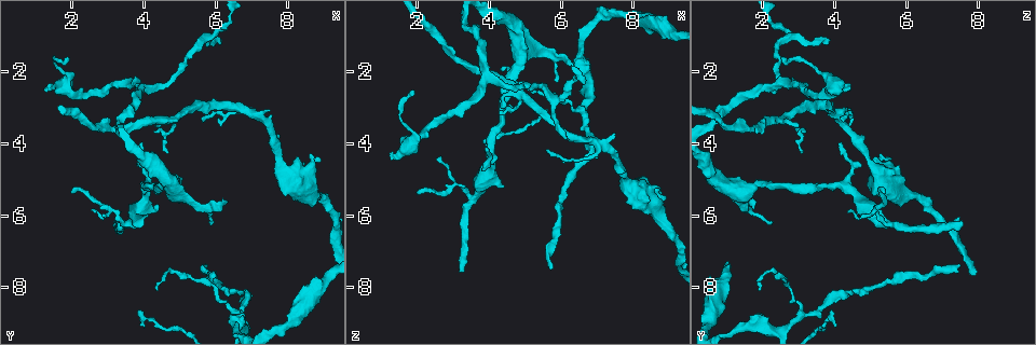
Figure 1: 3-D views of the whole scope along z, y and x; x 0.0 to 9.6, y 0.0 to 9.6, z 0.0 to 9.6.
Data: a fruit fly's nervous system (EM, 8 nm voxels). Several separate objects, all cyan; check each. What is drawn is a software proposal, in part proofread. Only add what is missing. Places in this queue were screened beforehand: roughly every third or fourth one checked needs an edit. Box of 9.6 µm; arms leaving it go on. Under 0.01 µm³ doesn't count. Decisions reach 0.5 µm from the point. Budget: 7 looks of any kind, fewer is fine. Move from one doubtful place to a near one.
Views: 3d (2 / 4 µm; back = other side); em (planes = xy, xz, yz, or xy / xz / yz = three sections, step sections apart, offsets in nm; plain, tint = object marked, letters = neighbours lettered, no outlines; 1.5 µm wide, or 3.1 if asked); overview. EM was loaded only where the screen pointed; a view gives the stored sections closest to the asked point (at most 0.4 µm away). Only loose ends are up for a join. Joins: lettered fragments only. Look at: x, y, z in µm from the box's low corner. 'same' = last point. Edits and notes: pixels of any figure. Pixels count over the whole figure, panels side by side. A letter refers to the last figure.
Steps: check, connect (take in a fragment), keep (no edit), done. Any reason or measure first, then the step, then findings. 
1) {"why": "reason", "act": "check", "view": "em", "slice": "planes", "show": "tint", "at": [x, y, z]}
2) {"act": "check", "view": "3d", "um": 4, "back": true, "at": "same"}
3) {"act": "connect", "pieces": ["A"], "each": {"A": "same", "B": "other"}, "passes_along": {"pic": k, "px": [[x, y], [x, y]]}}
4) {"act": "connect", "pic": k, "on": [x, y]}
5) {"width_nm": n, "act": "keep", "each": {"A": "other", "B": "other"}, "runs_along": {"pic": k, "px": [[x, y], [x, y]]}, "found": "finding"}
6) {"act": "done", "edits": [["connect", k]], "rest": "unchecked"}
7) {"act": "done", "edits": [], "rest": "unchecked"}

{"why": "free end", "act": "check", "view": "3d", "um": 4, "at": [3.20, 6.20, 7.55]}

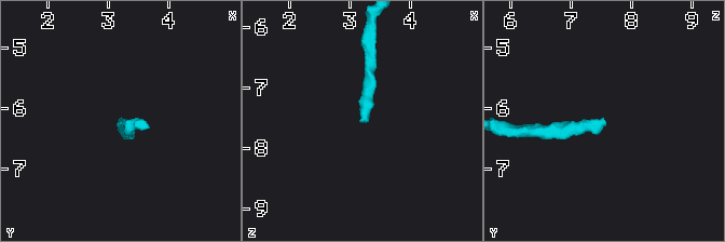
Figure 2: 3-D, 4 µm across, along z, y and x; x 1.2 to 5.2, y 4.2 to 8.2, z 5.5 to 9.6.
{"why": "now the EM", "act": "check", "view": "em", "slice": "planes", "show": "letters", "at": [3.20, 6.15, 7.55]}

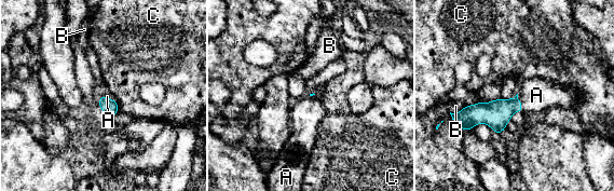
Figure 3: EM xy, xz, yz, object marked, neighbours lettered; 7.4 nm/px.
{"act": "connect", "pieces": ["A"], "each": {"A": "same", "B": "other", "C": "other"}, "passes_along": {"pic": 3, "px": [[496, 113], [520, 104], [536, 95]]}, "found": "the neuron continues"}

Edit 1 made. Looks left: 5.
{"act": "check", "view": "overview"}

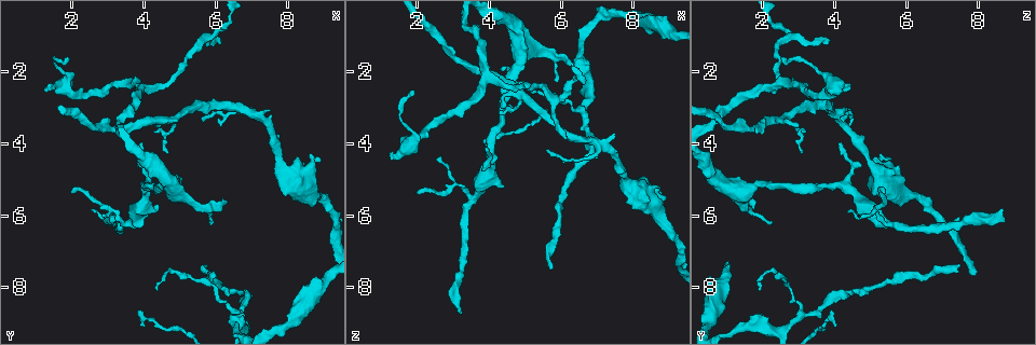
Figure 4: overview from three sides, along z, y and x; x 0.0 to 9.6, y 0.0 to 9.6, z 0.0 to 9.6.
{"why": "an open end", "act": "check", "view": "em", "slice": "planes", "show": "letters", "at": [1.95, 5.35, 5.35]}

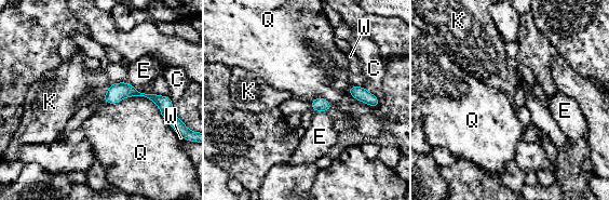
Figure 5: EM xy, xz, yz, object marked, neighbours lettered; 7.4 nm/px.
{"act": "keep", "each": {"C": "other", "E": "other", "K": "other", "Q": "other", "W": "other"}, "border": {"pic": 5, "px": [[103, 98], [147, 97], [171, 127]]}, "found": "no lettered fragment goes on from it"}

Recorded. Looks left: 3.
{"why": "branch stops here", "act": "check", "view": "em", "slice": "yz", "step": 8, "show": "tint", "at": [1.20, 2.50, 4.25]}

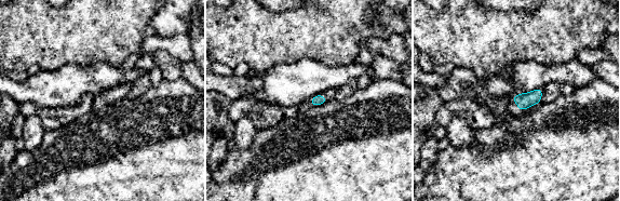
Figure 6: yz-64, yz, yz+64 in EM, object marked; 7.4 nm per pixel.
{"act": "check", "view": "em", "slice": "xz", "step": 8, "show": "letters", "at": "same"}

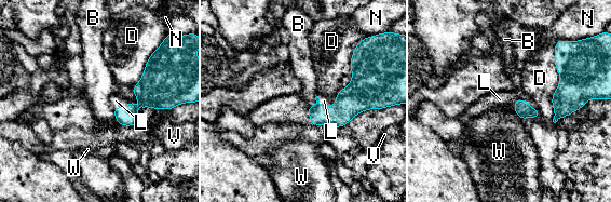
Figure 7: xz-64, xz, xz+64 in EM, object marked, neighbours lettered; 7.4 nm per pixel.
{"width_nm": 110, "act": "connect", "pieces": ["L"], "each": {"B": "other", "D": "other", "L": "same", "N": "other", "V": "other", "W": "other"}, "passes_along": {"pic": 7, "px": [[520, 106], [526, 100], [500, 99]]}, "found": "the neuron continues"}

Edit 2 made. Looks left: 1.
{"act": "done", "edits": [["connect", 3], ["connect", 7]], "rest": "unchecked"}

